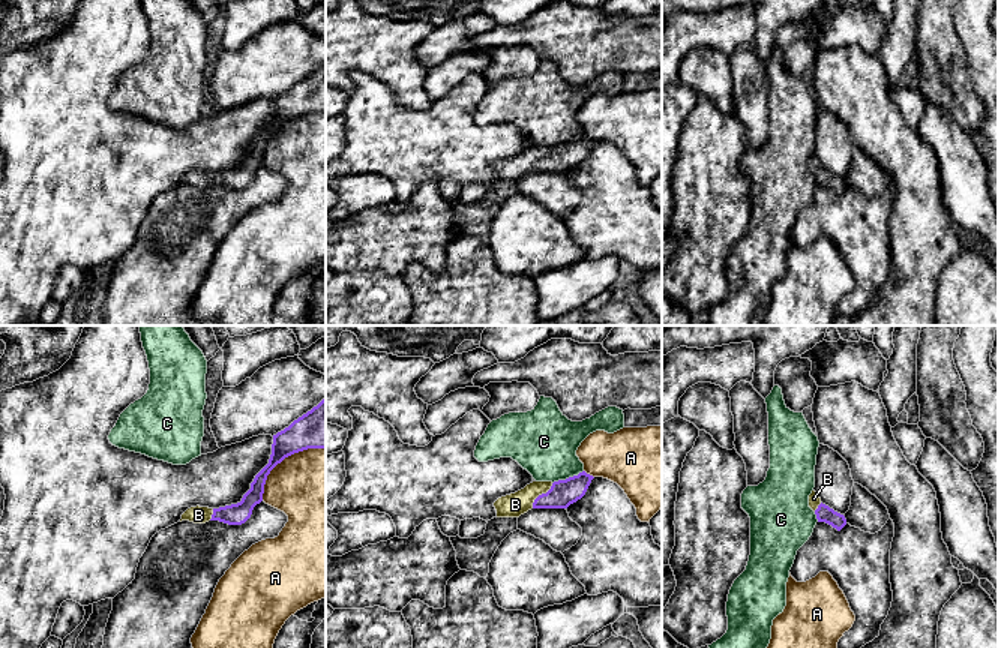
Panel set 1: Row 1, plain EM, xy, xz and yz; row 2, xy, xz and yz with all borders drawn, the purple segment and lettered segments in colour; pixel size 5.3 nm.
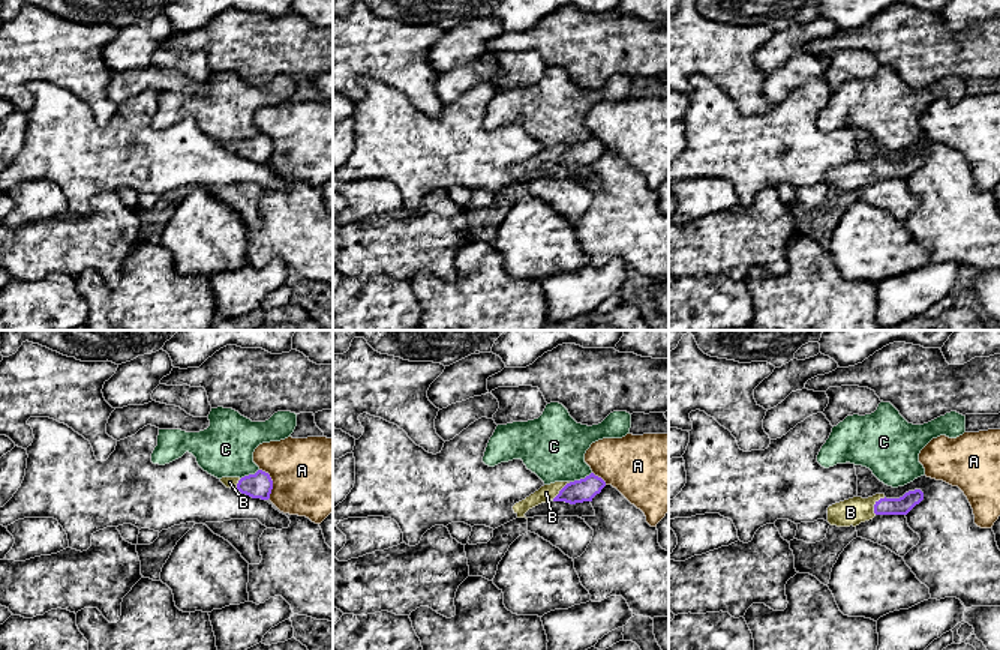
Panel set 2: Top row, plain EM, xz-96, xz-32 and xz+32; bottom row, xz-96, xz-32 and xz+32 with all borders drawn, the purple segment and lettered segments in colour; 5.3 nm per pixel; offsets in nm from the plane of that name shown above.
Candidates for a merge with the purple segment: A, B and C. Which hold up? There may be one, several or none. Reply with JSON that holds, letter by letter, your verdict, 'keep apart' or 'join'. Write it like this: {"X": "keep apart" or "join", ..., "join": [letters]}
{"A": "keep apart", "B": "join", "C": "keep apart", "join": ["B"]}

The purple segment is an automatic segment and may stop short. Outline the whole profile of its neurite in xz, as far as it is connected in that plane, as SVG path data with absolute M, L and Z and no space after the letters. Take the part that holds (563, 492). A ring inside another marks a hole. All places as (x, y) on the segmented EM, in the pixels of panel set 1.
M585 471L558 482L533 482L494 502L497 518L519 518L531 508L567 508L581 500L594 477Z

